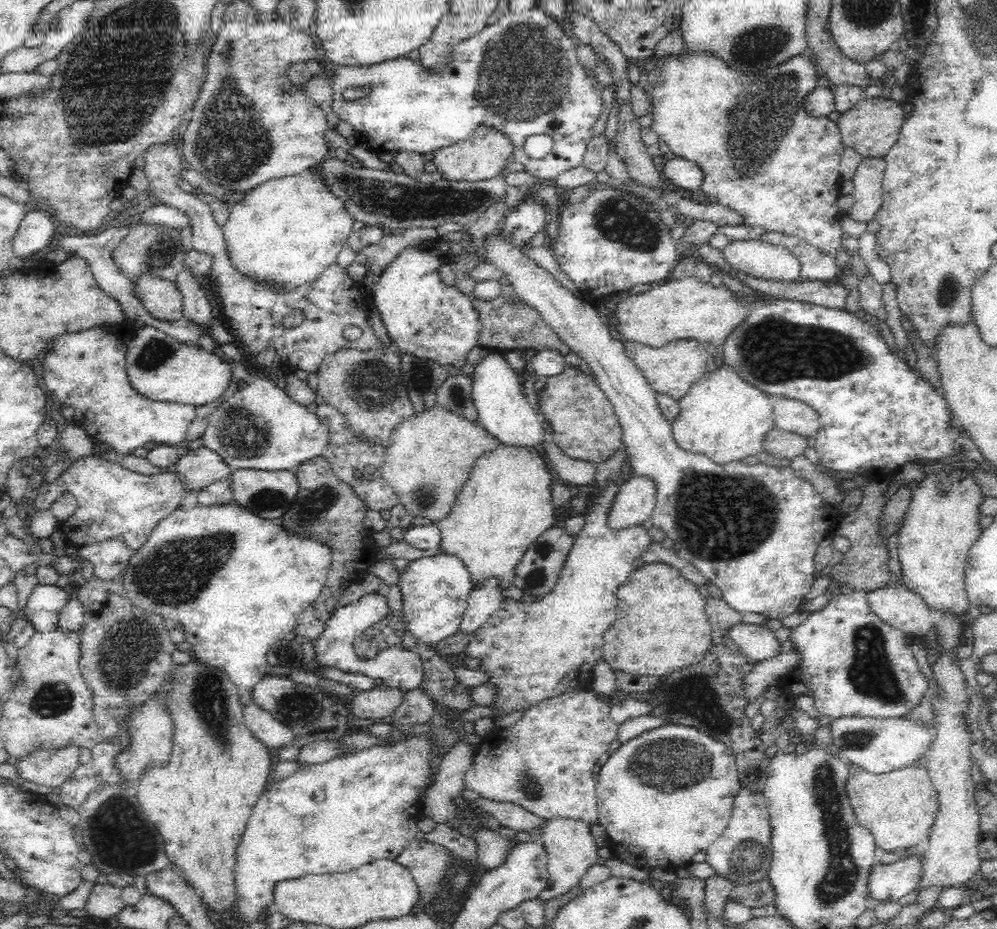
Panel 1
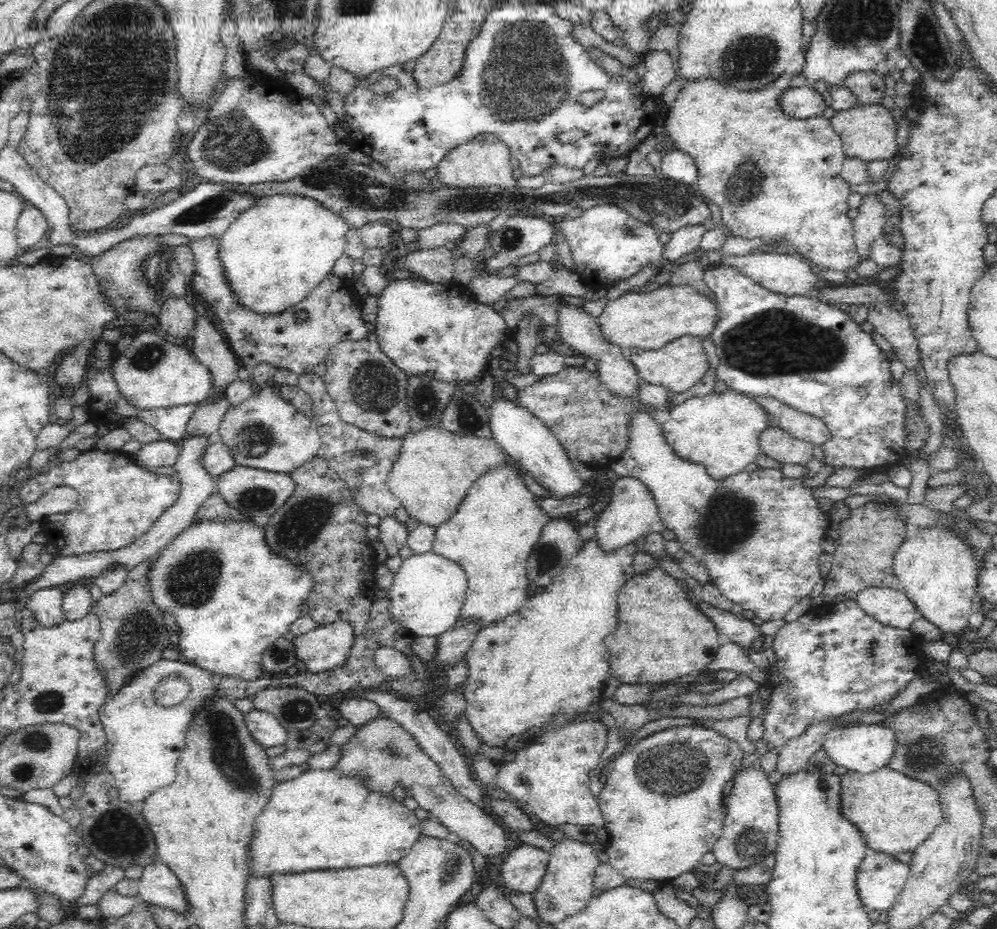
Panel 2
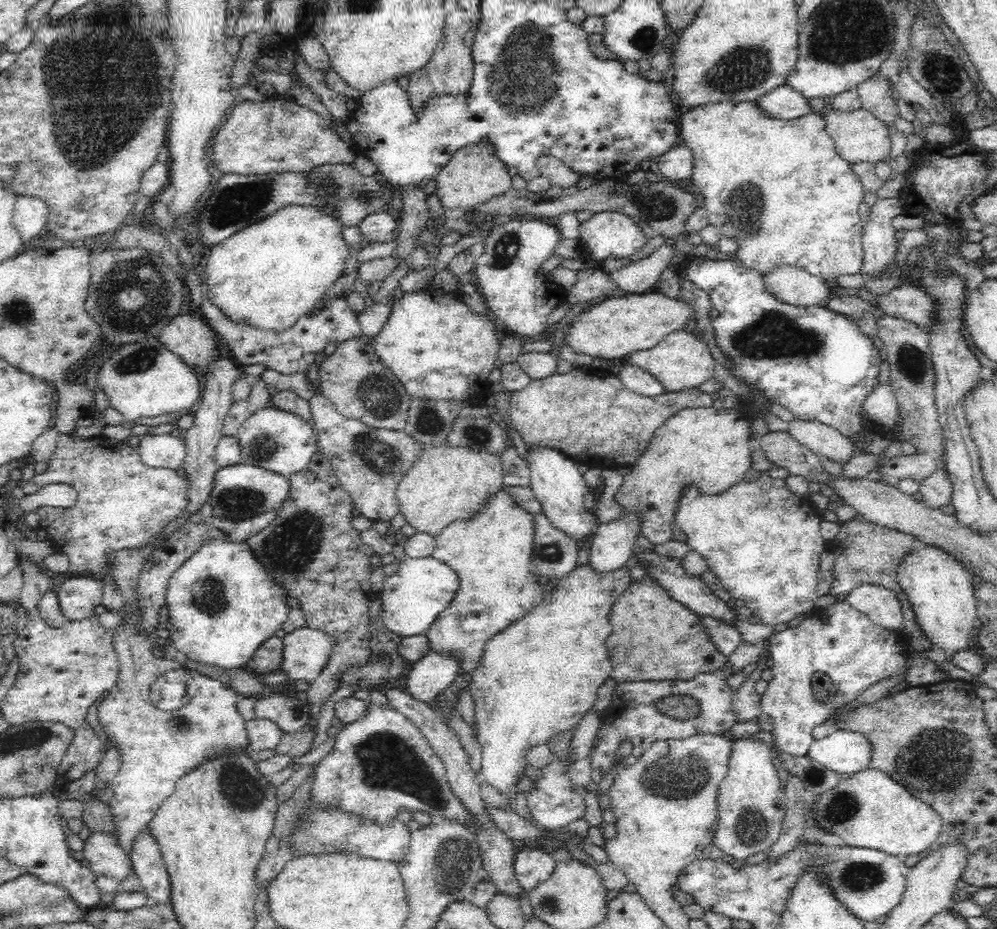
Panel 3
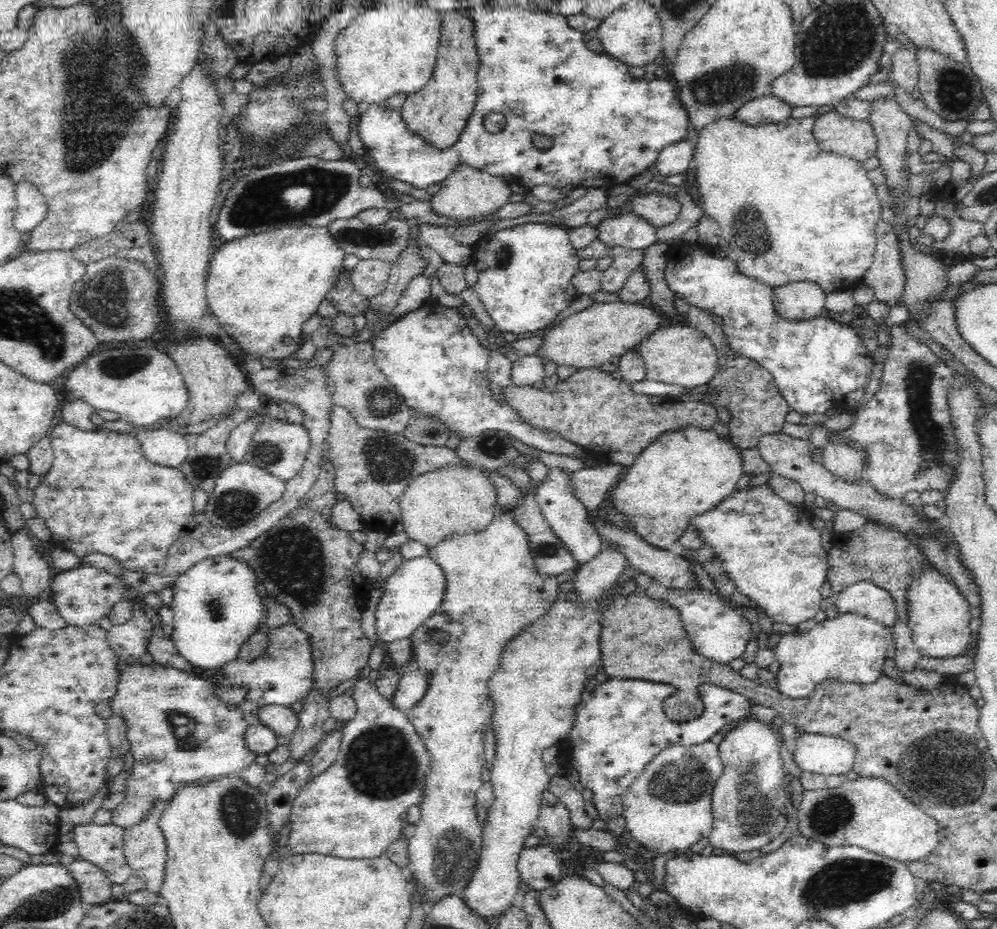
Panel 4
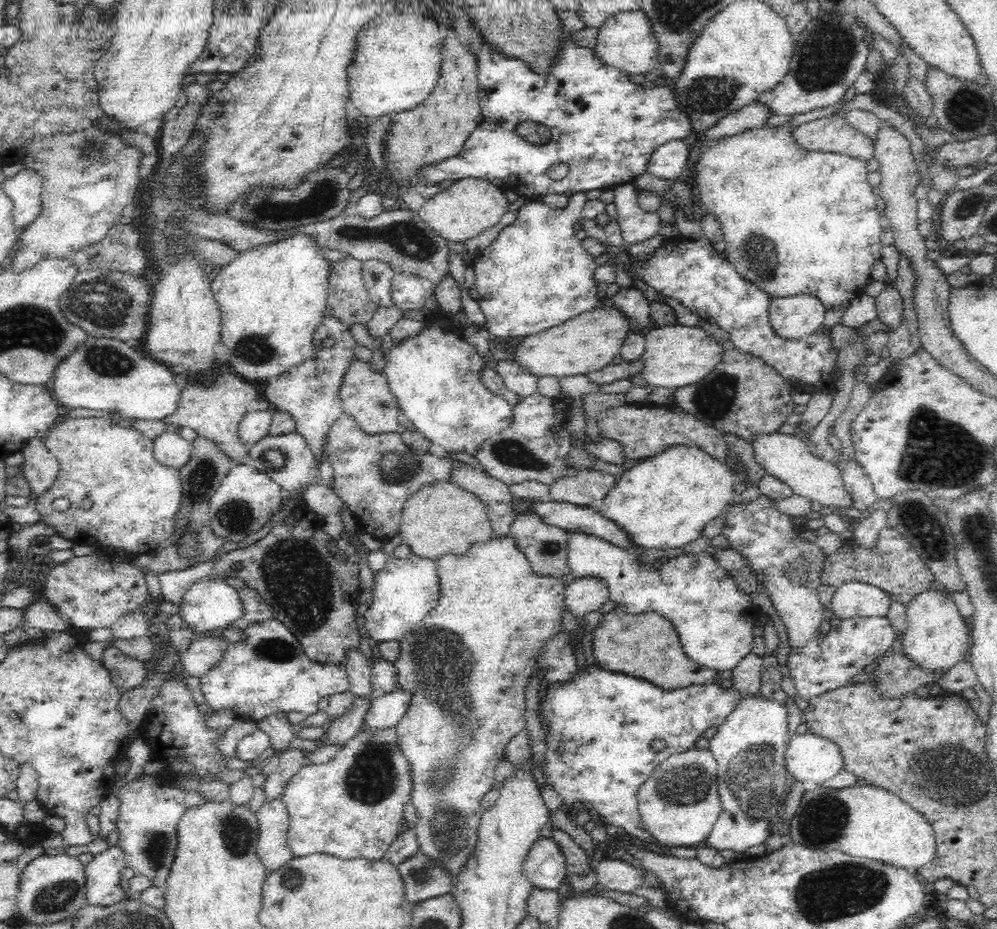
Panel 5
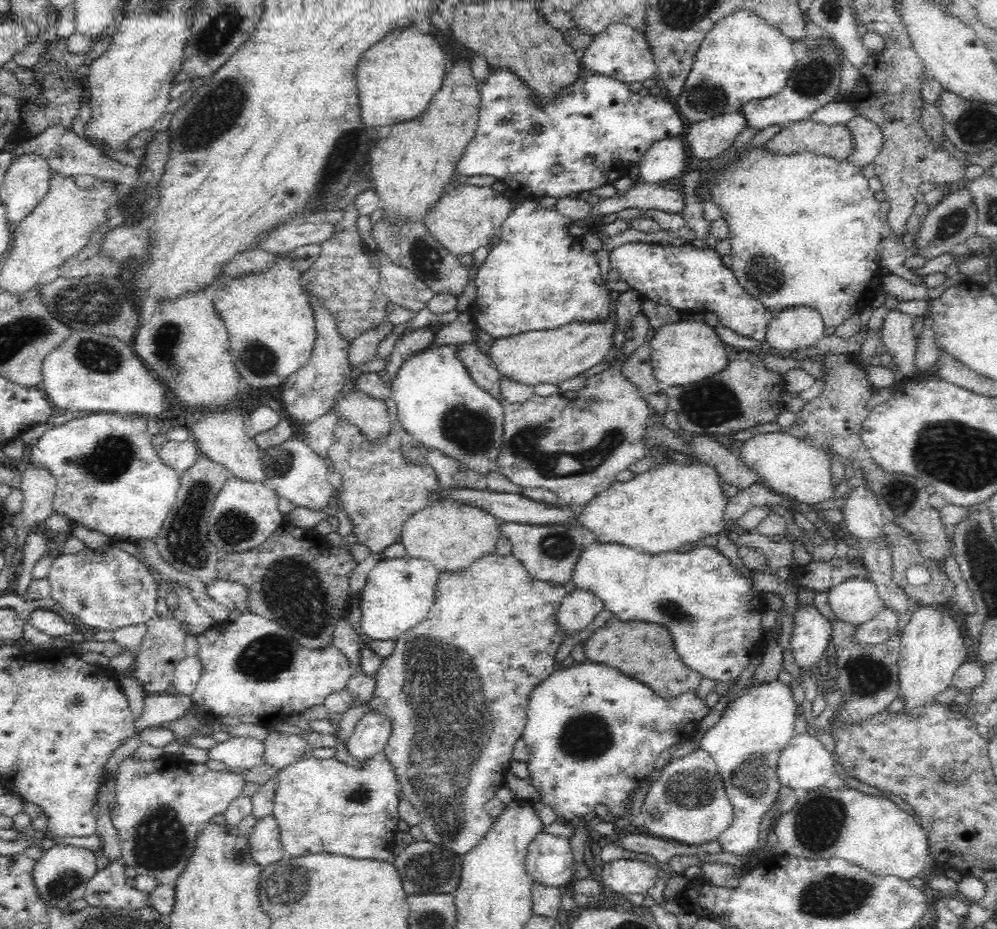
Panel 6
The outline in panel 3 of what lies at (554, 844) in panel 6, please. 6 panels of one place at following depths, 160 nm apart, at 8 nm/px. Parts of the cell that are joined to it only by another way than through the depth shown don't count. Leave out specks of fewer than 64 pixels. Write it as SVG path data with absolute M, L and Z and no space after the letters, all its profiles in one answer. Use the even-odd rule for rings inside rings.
M525 847L515 853L513 862L515 877L526 892L550 878L555 866L556 861L551 853Z

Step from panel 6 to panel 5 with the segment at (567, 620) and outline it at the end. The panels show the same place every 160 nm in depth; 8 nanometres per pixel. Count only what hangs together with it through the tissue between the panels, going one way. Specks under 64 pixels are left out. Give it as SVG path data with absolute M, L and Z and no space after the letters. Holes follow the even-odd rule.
M577 578L566 586L565 609L579 619L598 611L610 598L606 580Z

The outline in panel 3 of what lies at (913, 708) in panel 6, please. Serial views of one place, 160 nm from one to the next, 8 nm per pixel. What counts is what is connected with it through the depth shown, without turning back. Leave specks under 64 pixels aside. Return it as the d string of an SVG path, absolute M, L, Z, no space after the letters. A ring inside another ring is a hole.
M921 544L902 557L896 577L912 605L918 626L934 647L943 648L948 654L967 650L968 638L973 635L972 622L977 618L973 588L976 574L941 547Z

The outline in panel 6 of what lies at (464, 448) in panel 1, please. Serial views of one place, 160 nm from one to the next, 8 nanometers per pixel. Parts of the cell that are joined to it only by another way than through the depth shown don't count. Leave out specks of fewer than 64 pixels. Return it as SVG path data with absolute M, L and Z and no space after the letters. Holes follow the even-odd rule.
M438 497L411 514L402 527L400 540L410 557L428 560L438 573L468 570L480 556L492 554L500 538L497 519L488 511L448 497Z

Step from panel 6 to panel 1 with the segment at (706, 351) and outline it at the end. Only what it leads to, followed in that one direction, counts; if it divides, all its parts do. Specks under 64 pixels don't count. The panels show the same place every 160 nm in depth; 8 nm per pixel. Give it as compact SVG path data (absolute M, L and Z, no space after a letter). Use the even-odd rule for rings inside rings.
M676 340L665 346L646 346L640 342L624 342L624 352L640 370L646 382L657 392L665 394L674 400L679 401L686 393L693 382L705 372L708 353L704 349L704 344L700 341Z

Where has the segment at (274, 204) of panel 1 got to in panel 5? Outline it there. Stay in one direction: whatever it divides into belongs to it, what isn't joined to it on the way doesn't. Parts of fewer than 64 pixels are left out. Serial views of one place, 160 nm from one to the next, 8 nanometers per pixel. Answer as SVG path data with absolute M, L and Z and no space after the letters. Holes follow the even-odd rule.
M296 233L271 243L262 243L256 247L236 253L224 266L212 272L211 291L218 305L220 313L220 335L221 342L228 348L228 360L230 367L240 376L244 377L250 383L258 380L264 380L275 377L284 372L288 367L296 366L306 362L315 355L317 349L313 344L313 334L325 316L327 303L328 282L330 282L330 261L326 259L326 249L322 248L318 237L310 234Z

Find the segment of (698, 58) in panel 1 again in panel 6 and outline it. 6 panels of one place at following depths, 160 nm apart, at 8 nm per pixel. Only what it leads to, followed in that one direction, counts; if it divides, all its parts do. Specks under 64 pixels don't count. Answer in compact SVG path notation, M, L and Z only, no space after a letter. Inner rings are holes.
M748 143L742 146L726 147L720 154L709 159L708 162L708 188L712 202L720 208L722 218L727 222L729 228L730 253L732 256L732 267L738 283L748 292L762 301L766 308L774 312L791 306L809 306L820 311L825 326L836 328L840 326L851 314L861 311L870 305L873 296L881 290L881 265L877 247L882 244L881 228L885 220L886 206L876 200L875 194L869 188L869 180L862 174L862 167L846 160L837 159L830 155L820 153L796 153L780 154L770 150L768 145L756 144L750 148Z

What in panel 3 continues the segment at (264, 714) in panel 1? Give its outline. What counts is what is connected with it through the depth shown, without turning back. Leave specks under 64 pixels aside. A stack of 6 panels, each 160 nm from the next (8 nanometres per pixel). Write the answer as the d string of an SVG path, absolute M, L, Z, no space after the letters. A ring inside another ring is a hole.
M256 717L245 721L245 730L247 731L248 748L253 753L275 749L285 733L274 721Z

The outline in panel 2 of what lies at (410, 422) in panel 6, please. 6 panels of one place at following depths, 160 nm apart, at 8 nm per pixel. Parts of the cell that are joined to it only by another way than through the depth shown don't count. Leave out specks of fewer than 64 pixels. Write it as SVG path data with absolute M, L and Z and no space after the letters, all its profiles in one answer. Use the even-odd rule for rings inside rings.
M411 272L410 278L387 280L386 286L377 294L375 334L384 354L407 375L426 373L446 382L470 382L485 372L491 360L490 353L496 346L504 346L508 340L504 319L491 306L486 306L470 296L458 296L460 290L452 290L452 283L433 283L418 278Z

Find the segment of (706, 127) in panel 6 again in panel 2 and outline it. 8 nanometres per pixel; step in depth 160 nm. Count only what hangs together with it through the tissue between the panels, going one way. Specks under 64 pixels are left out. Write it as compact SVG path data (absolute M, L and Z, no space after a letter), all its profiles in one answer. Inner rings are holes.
M805 84L800 88L790 90L781 101L782 108L786 114L798 119L808 119L813 117L823 117L822 112L828 107L827 95L818 94L812 85Z

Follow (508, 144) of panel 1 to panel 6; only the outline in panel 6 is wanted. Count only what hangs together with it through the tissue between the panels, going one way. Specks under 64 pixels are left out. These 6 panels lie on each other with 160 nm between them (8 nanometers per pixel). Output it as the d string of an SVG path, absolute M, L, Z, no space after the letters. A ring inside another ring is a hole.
M462 184L442 194L436 206L430 207L422 219L430 234L458 256L472 253L480 246L488 247L491 239L499 234L502 223L513 207L514 204L508 198L508 194L500 194L489 186Z

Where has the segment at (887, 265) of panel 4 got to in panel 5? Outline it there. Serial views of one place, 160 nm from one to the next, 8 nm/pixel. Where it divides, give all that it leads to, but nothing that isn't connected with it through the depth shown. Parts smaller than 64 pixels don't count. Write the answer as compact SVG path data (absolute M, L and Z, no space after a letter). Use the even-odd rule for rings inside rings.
M888 278L884 280L883 289L874 297L878 319L893 331L902 322L902 312L905 310L904 299L898 293L894 281Z

